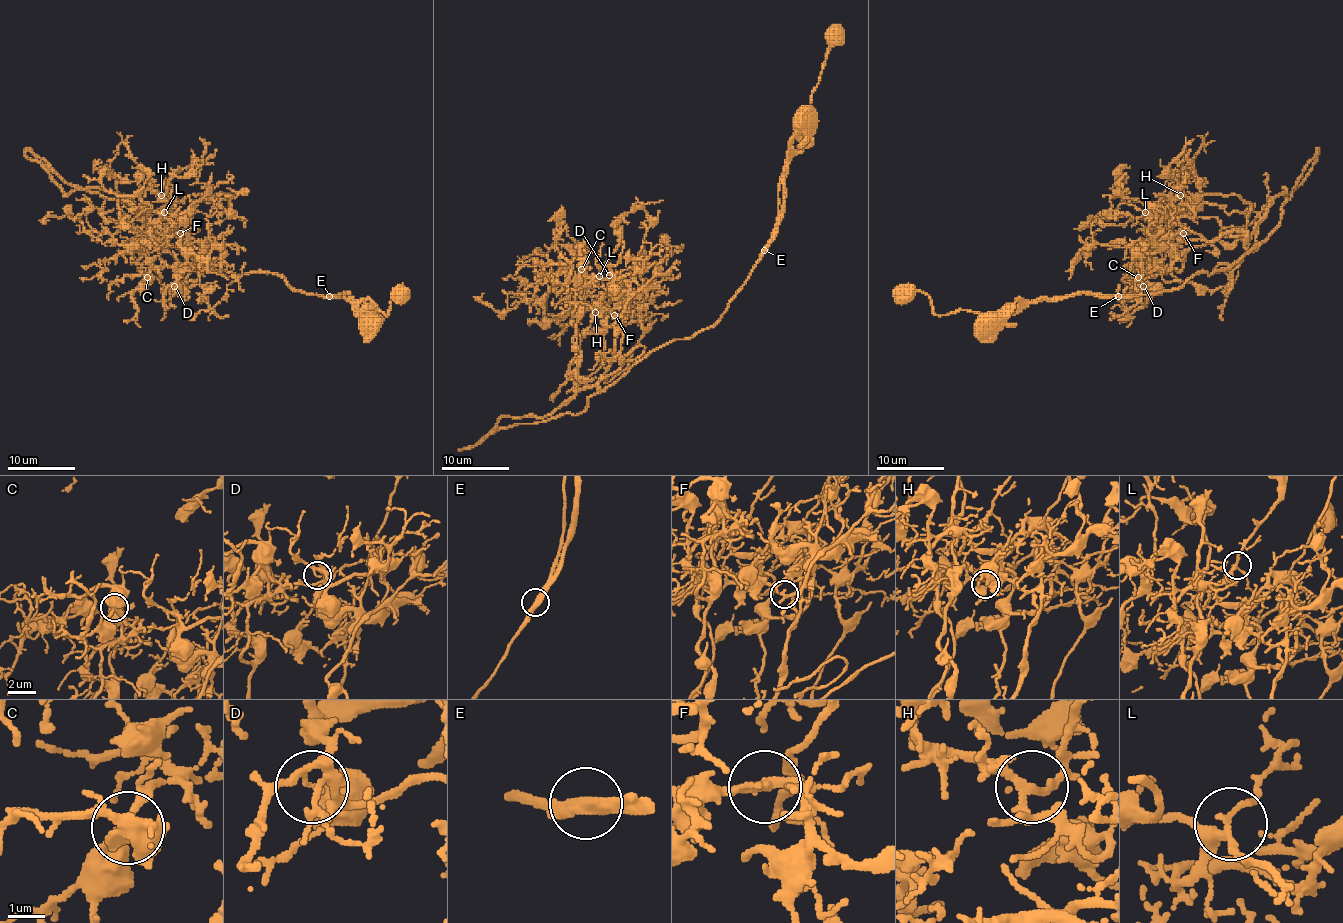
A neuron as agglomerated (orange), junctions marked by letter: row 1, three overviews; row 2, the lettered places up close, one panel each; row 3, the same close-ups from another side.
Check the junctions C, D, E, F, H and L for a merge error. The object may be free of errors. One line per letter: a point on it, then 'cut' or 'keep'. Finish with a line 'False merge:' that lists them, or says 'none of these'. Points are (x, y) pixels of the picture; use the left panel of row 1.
C: place (147, 277); keep
D: place (174, 286); keep
E: place (329, 296); cut
F: place (180, 233); keep
H: place (161, 195); keep
L: place (164, 212); keep
False merge: E

